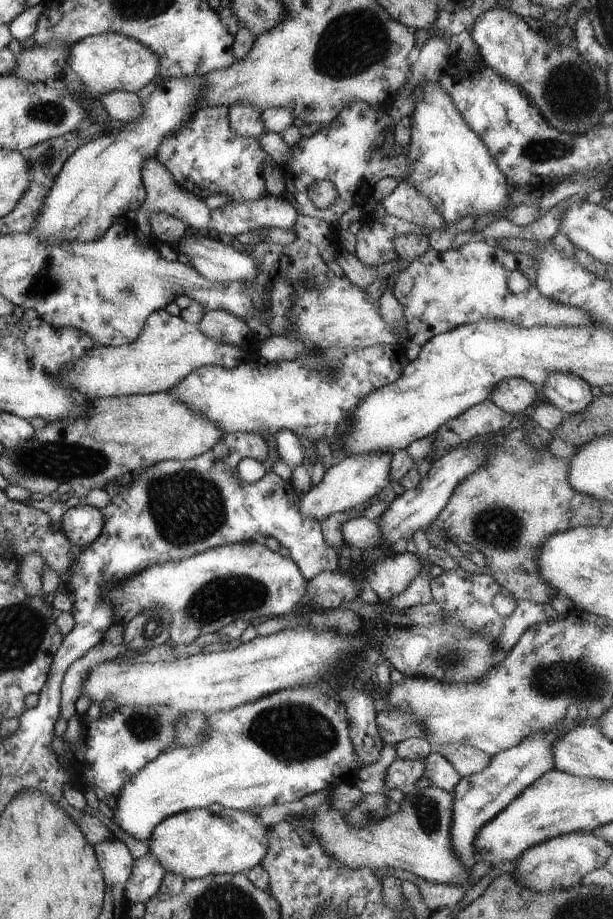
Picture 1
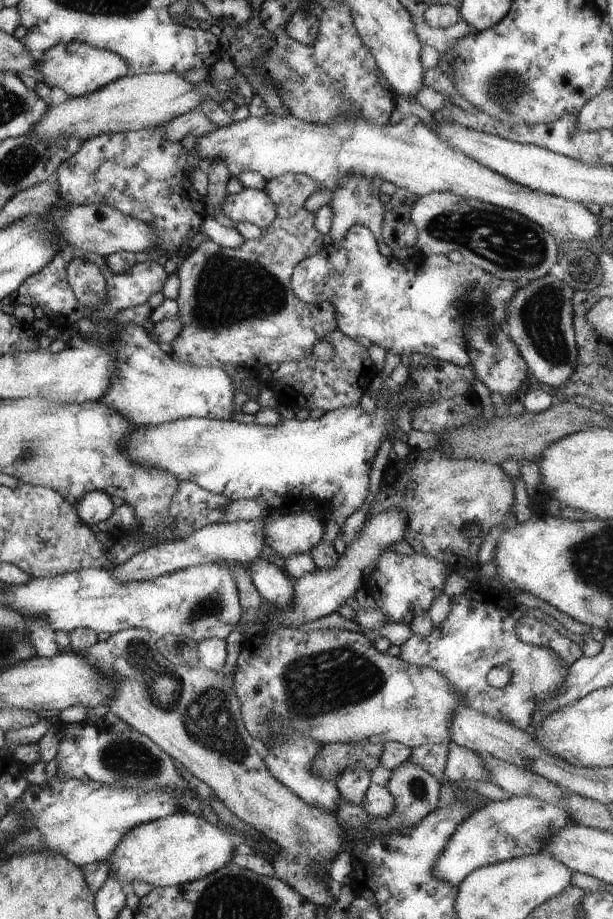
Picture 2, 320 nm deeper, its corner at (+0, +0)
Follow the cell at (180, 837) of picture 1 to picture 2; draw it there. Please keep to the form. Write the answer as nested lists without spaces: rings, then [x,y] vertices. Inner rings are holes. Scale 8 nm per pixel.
[[[176,811],[174,814],[135,826],[129,830],[124,834],[123,839],[120,839],[110,856],[107,856],[105,862],[109,866],[109,877],[116,879],[128,889],[133,882],[146,882],[146,884],[152,884],[155,887],[180,886],[204,878],[235,861],[233,852],[236,846],[232,844],[231,837],[221,823],[214,826],[204,817]]]

